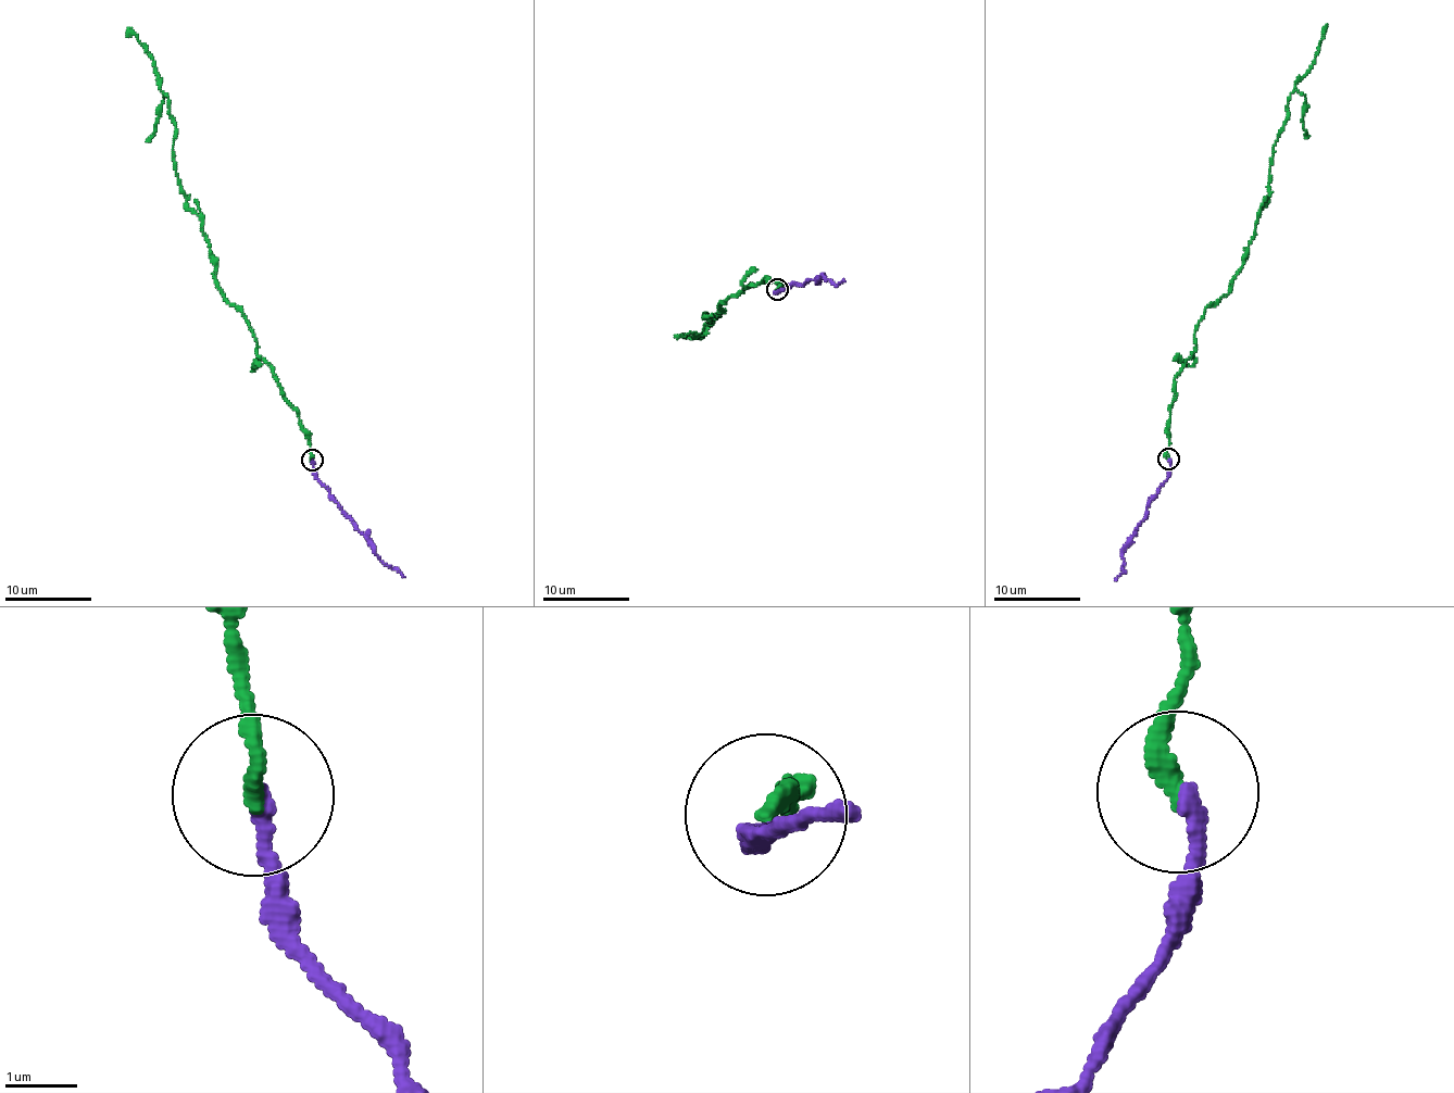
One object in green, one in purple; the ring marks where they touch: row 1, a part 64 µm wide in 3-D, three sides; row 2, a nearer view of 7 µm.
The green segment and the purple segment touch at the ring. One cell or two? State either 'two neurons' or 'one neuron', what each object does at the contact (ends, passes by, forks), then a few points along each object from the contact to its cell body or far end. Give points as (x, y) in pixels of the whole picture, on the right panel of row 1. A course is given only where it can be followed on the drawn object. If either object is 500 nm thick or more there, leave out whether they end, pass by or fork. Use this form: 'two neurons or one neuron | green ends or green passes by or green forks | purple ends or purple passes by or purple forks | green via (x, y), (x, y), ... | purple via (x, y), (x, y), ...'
one neuron | green ends | purple ends | green via (1168, 459), (1174, 377), (1195, 350), (1205, 310), (1240, 269), (1269, 198), (1288, 98), (1327, 24) | purple via (1168, 459), (1169, 476), (1147, 506), (1131, 544), (1123, 553), (1123, 570), (1116, 580)

